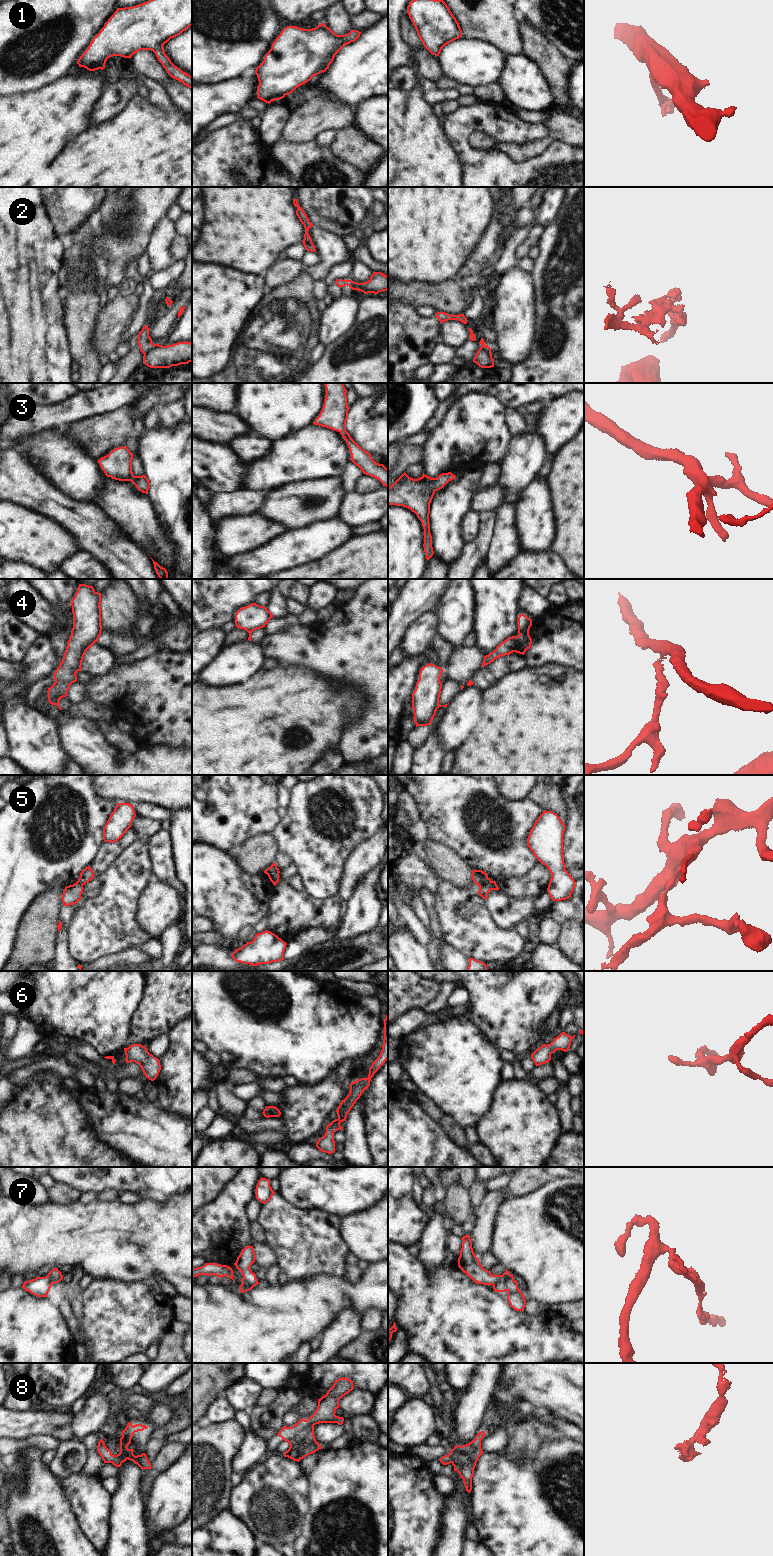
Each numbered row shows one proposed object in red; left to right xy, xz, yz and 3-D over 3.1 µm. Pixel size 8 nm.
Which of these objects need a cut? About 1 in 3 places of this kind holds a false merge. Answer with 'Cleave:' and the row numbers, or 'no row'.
Cleave: 2, 4, 5, 7

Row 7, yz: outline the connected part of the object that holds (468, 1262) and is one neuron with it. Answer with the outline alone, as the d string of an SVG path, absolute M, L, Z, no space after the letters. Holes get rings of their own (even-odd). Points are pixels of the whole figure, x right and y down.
M470 1235L463 1236L462 1240L463 1242L460 1256L458 1258L458 1266L474 1282L490 1286L497 1283L501 1277L505 1277L516 1288L518 1288L518 1282L514 1280L510 1271L506 1270L502 1275L493 1275L490 1271L481 1266L479 1259L474 1254Z

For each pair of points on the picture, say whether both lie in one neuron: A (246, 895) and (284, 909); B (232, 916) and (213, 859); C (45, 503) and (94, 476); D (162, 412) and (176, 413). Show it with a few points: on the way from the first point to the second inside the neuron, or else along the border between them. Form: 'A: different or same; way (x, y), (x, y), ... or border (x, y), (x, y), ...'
A: different; border (275, 886), (270, 898), (270, 911), (266, 917)
B: same; way (230, 902), (213, 884), (213, 873)
C: different; border (47, 477), (62, 492), (79, 504), (86, 502)
D: same; way (165, 413), (173, 413)

